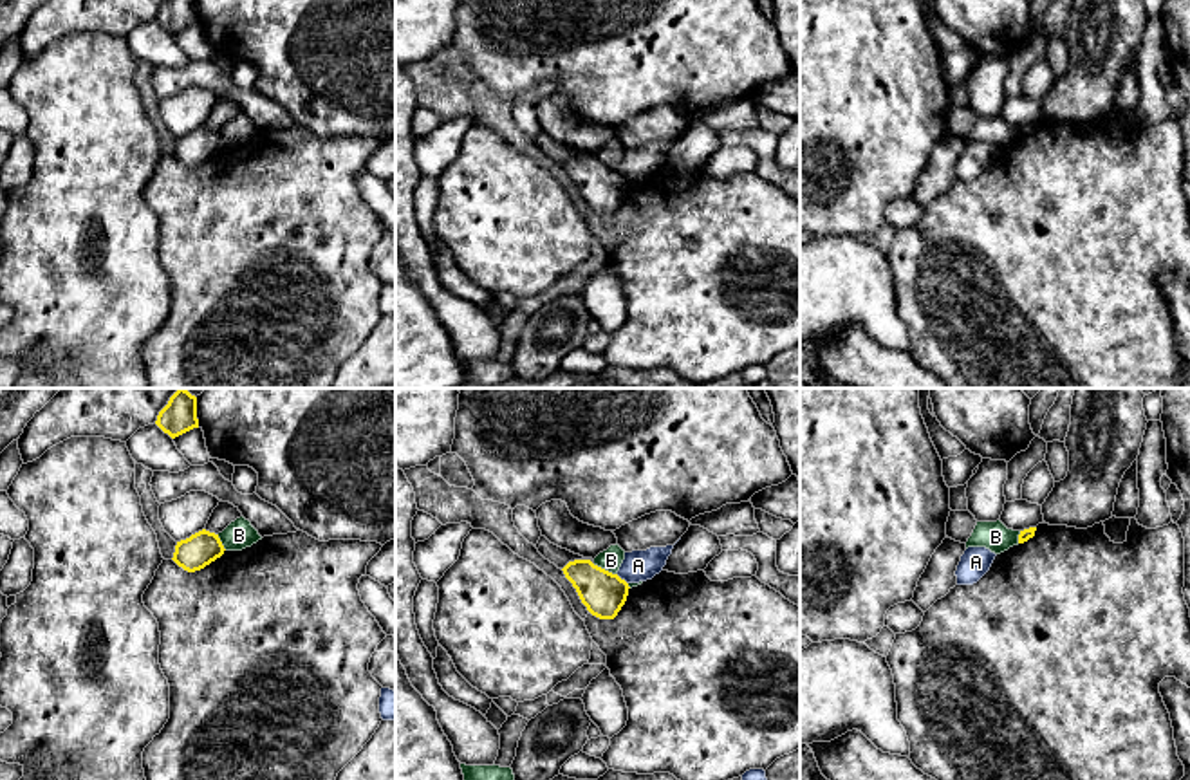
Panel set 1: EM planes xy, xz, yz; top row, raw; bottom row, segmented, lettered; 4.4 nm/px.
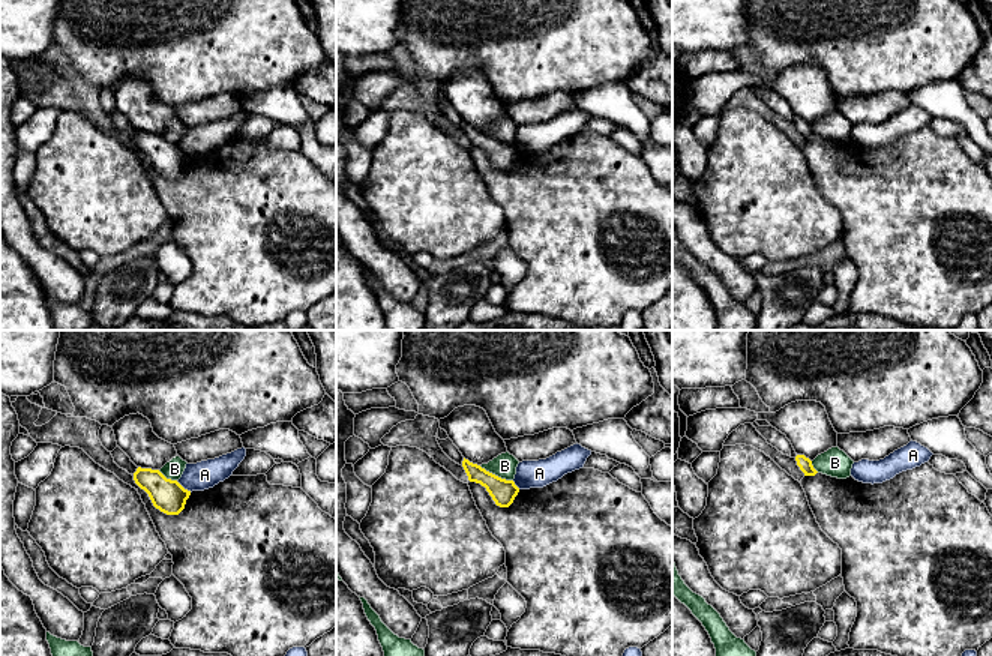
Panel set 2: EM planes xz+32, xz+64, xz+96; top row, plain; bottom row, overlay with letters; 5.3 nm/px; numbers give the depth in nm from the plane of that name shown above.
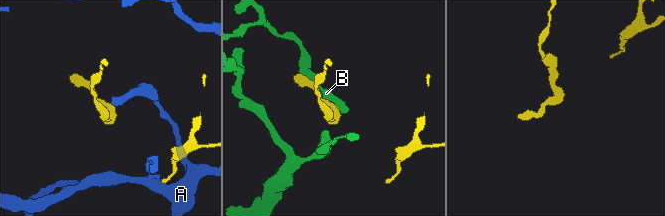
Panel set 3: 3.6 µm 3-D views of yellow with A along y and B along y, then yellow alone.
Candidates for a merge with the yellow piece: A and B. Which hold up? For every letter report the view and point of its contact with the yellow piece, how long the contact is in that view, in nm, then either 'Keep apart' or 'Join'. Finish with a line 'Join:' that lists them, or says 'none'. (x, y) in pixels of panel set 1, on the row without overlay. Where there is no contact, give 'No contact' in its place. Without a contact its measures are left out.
A: Touches yellow at xz (620, 174). Shared border 70 nm. Keep apart
B: Touches yellow at xz (604, 165). Shared border 120 nm. Keep apart
Join: none

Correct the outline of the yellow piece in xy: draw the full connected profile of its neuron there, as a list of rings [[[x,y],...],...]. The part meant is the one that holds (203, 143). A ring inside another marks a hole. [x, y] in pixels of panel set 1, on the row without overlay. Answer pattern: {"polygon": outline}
{"polygon": [[[206,125],[177,137],[173,157],[188,168],[195,168],[224,150],[224,141],[218,130]]]}

